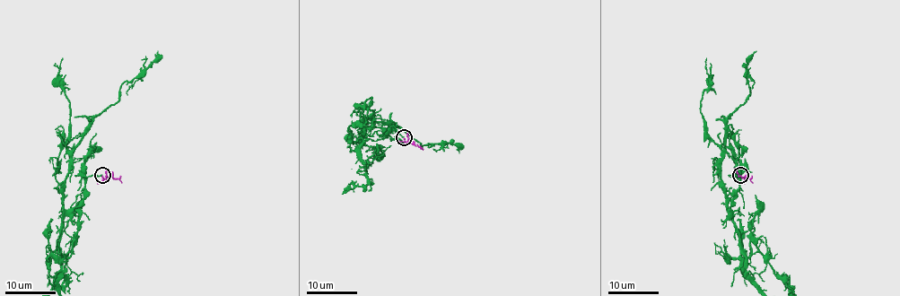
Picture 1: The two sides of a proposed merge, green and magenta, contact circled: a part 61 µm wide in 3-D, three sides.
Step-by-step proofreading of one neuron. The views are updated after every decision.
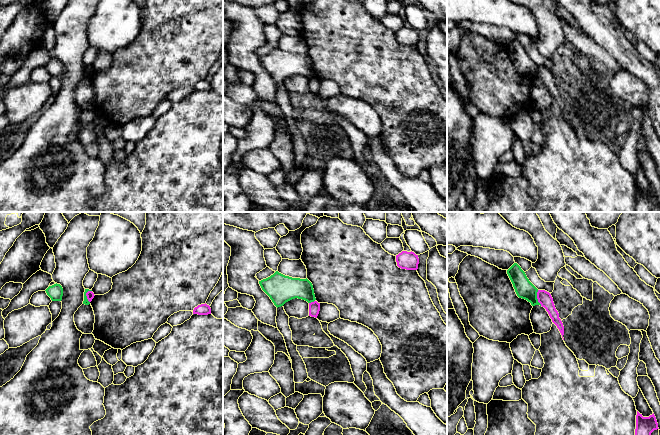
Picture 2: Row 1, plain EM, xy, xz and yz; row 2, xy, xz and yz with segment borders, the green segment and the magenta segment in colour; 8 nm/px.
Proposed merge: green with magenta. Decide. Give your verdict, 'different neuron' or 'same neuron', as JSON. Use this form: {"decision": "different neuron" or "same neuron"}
{"decision": "different neuron"}

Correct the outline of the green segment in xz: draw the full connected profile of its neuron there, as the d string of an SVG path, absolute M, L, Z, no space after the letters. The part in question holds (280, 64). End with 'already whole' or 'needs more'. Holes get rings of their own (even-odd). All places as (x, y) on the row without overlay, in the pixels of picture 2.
M276 47L270 53L259 57L259 60L277 84L295 74L308 79L316 76L313 61L307 54L292 54Z | already whole

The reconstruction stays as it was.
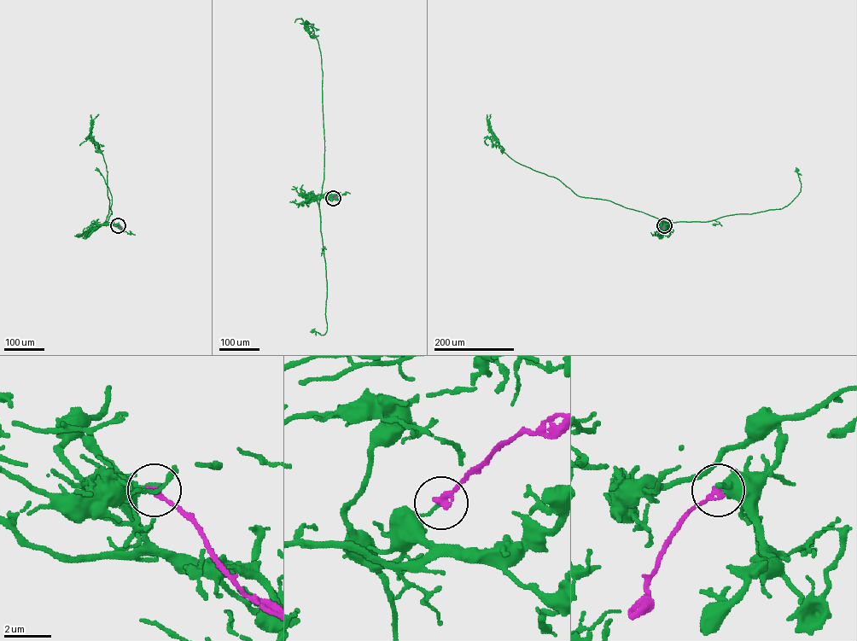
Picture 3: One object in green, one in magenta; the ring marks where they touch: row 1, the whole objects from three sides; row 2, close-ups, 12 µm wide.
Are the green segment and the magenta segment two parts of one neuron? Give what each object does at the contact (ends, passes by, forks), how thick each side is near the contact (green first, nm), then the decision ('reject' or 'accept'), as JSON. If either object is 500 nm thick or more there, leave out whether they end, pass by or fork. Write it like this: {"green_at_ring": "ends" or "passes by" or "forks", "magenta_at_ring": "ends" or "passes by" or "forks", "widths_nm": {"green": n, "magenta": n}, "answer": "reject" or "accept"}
{"green_at_ring": "ends", "magenta_at_ring": "ends", "widths_nm": {"green": 160, "magenta": 280}, "answer": "reject"}

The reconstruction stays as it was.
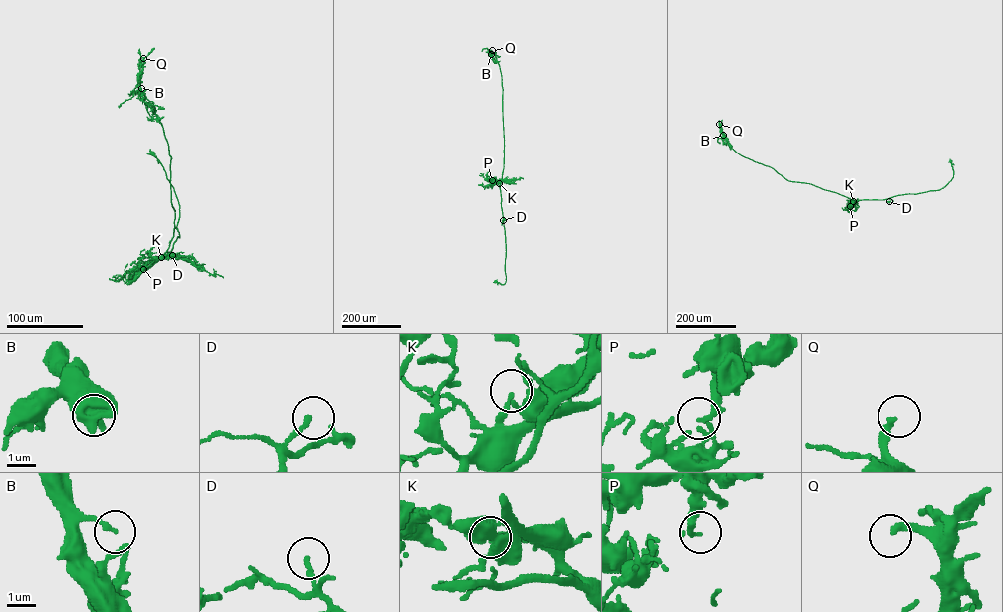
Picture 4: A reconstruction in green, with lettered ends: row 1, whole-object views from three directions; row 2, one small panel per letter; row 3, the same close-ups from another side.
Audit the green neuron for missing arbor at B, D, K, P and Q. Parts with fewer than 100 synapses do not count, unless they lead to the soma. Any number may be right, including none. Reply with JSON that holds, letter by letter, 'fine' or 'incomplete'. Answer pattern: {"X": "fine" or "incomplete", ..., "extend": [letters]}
{"B": "fine", "D": "fine", "K": "fine", "P": "fine", "Q": "incomplete", "extend": ["Q"]}

